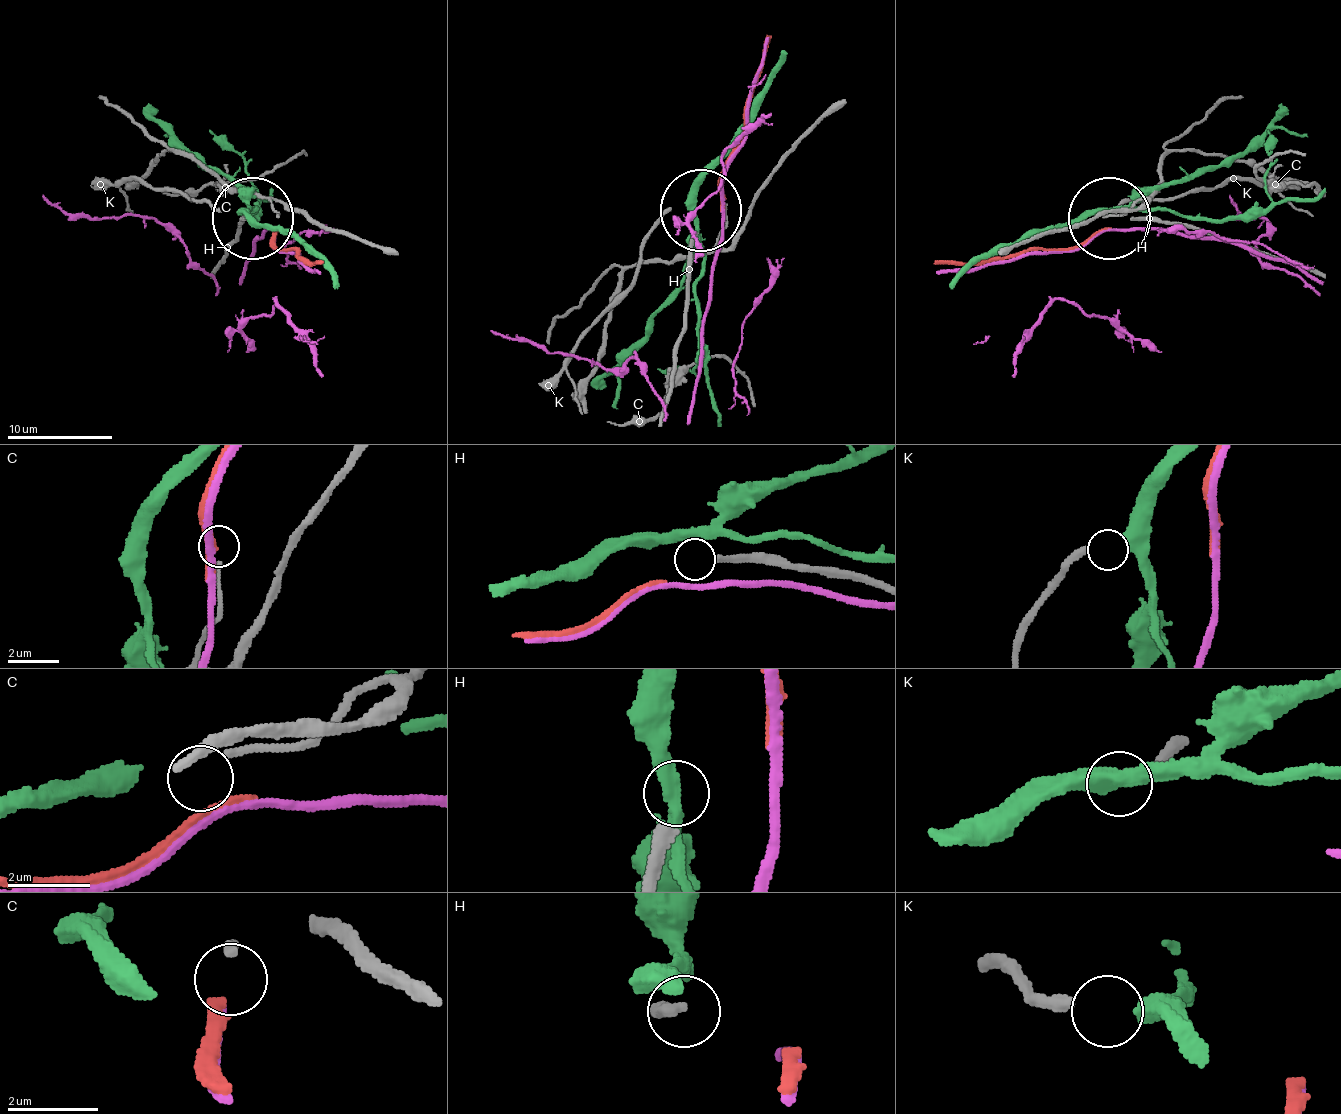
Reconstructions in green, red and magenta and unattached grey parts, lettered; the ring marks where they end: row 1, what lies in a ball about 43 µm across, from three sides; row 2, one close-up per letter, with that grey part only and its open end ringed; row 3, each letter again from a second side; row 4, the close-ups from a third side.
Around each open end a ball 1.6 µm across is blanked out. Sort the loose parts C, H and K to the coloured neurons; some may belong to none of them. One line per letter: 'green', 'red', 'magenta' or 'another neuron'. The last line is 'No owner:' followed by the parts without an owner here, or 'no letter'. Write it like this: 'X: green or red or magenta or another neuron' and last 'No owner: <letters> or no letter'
C: another neuron
H: another neuron
K: green
No owner: C, H

